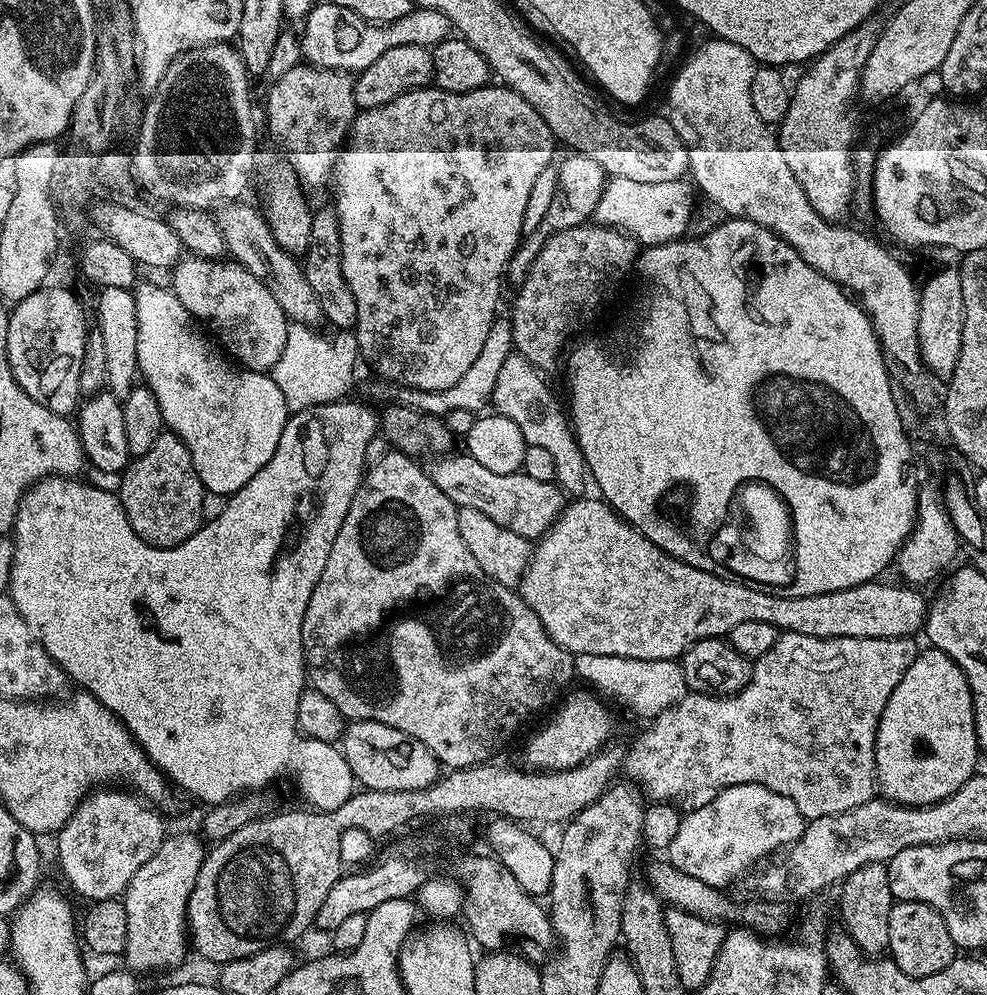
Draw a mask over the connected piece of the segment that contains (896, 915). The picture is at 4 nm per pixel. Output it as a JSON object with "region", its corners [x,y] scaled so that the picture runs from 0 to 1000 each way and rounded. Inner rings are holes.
{"region":[[[921,905],[905,908],[902,915],[900,957],[910,975],[926,983],[934,983],[938,979],[950,979],[950,975],[958,975],[958,971],[963,971],[963,967],[971,961],[969,948],[963,943],[963,935],[958,935],[958,927],[952,922],[950,915],[934,907]]]}

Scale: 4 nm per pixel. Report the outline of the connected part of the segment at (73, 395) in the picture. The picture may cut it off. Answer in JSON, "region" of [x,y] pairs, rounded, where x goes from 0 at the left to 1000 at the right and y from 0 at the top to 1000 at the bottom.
{"region":[[[43,288],[11,311],[8,320],[8,363],[16,386],[22,388],[22,392],[34,405],[47,408],[47,412],[61,418],[78,413],[82,401],[79,376],[83,372],[85,341],[90,333],[91,327],[85,323],[85,310],[80,299],[69,289]]]}

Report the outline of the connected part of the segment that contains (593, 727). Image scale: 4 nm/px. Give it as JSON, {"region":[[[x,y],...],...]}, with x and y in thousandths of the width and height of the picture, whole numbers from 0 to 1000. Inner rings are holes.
{"region":[[[584,699],[581,704],[573,704],[558,717],[560,720],[536,742],[535,749],[531,752],[532,766],[530,765],[536,773],[568,776],[574,772],[581,772],[592,764],[597,764],[619,745],[616,743],[620,740],[620,720],[616,717],[615,710],[611,708],[613,707],[611,703],[608,705],[600,699]]]}

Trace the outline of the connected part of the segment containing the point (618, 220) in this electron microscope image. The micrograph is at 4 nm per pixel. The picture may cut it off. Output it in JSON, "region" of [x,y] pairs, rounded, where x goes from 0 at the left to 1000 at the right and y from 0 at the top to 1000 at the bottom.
{"region":[[[621,177],[615,182],[615,189],[605,205],[602,217],[607,224],[627,229],[649,246],[660,247],[694,240],[699,233],[701,214],[706,208],[706,194],[696,180],[683,183],[642,183],[639,179]]]}

